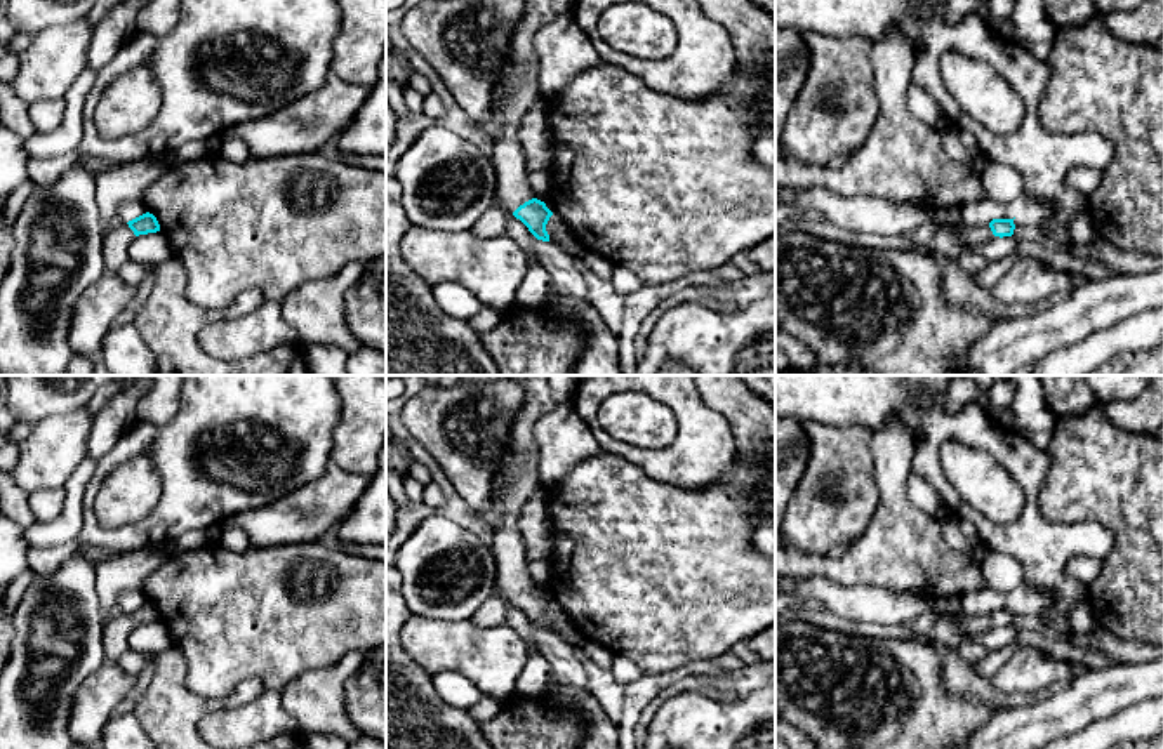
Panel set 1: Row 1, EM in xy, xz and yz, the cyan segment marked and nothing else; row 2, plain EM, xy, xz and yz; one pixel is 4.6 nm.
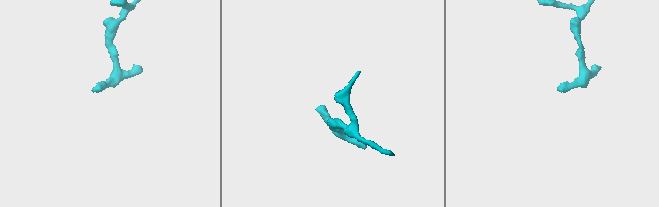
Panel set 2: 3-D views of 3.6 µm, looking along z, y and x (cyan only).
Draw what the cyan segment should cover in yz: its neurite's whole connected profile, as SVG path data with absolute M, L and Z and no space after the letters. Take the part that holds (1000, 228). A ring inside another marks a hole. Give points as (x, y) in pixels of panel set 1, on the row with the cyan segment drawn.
M993 219L987 226L967 228L963 224L944 224L942 229L953 233L960 247L975 247L991 242L994 236L1012 236L1015 224L1013 219Z

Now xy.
M150 212L123 222L122 226L110 228L103 243L103 259L108 273L115 273L130 261L129 245L139 235L156 233L160 224Z

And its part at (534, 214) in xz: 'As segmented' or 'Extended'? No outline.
Extended

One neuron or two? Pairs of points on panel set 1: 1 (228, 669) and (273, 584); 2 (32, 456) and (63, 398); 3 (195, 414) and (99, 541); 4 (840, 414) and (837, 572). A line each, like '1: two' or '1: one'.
1: one
2: two
3: one
4: two

